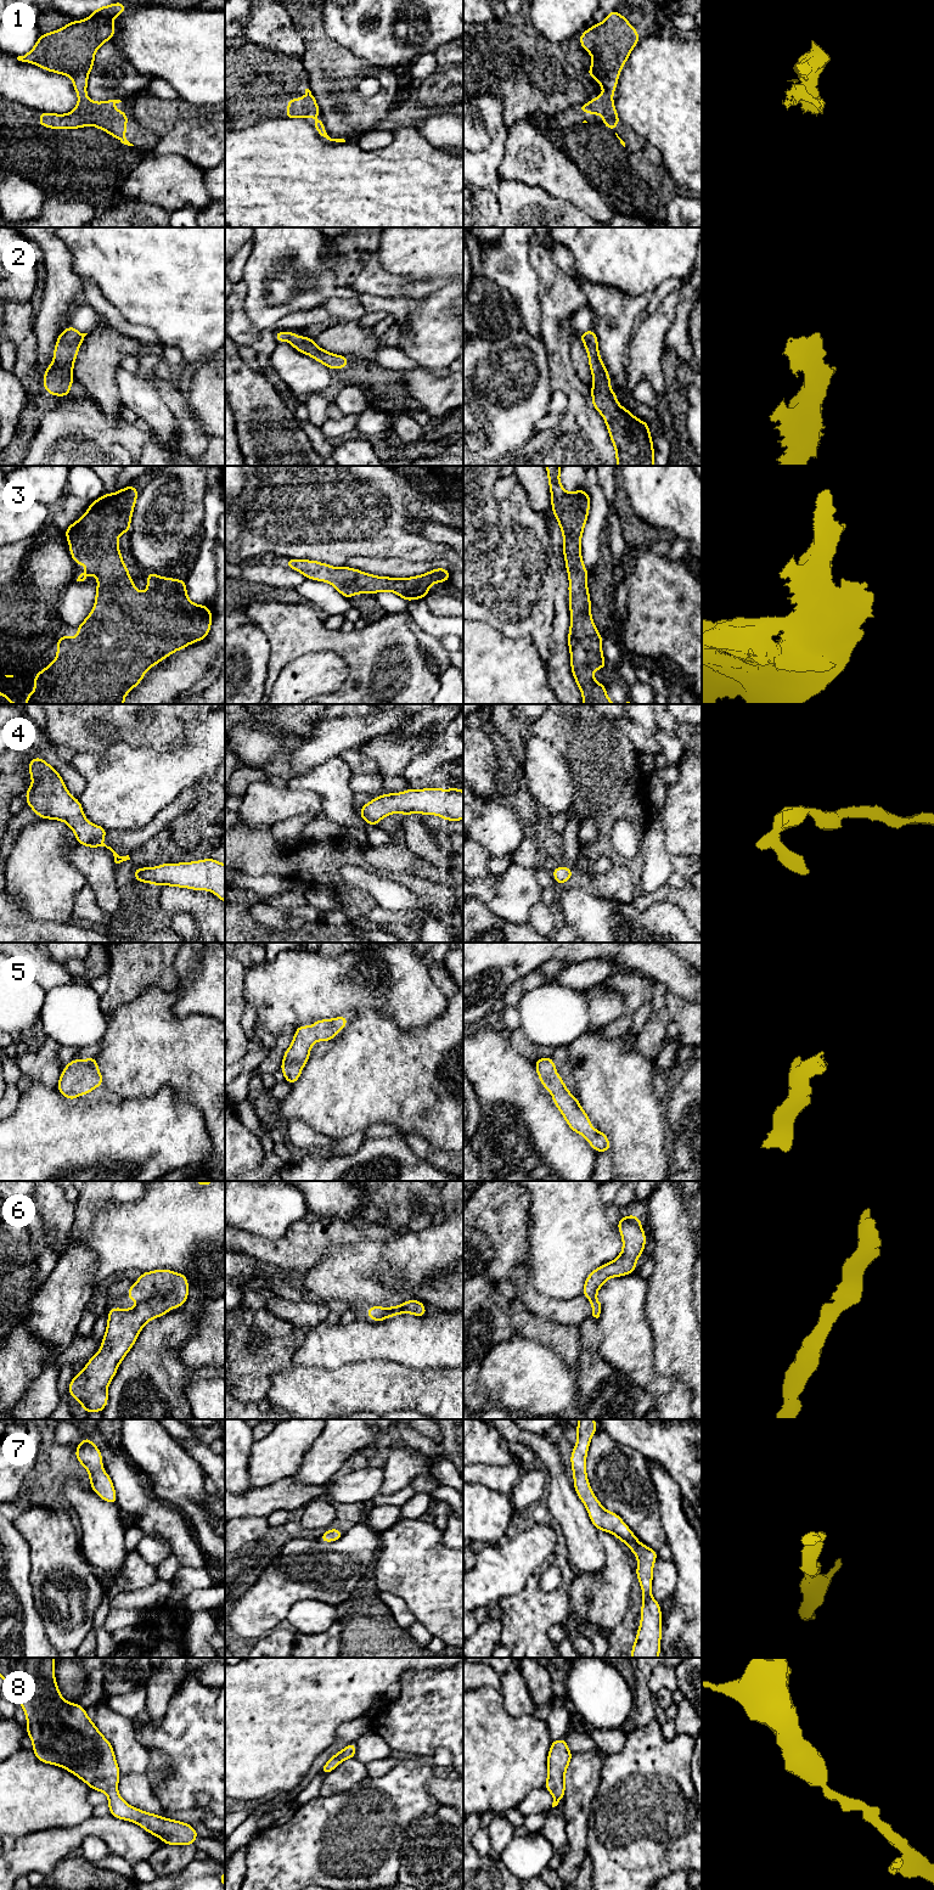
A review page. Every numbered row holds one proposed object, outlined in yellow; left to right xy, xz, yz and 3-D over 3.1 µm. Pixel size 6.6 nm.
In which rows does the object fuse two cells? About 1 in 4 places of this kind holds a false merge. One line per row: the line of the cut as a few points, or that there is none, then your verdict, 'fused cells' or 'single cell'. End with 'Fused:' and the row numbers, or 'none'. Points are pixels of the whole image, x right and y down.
1: cut none; single cell
2: cut none; single cell
3: cut none; single cell
4: cut none; single cell
5: cut none; single cell
6: cut none; single cell
7: cut none; single cell
8: cut none; single cell
Fused: none

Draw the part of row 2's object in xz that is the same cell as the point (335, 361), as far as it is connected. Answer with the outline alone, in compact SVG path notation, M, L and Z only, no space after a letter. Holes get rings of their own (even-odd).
M276 331L275 337L276 343L287 341L296 350L314 358L317 362L326 365L330 370L339 370L349 365L348 356L332 354L321 349L314 343L314 339L308 336L299 337L294 332Z

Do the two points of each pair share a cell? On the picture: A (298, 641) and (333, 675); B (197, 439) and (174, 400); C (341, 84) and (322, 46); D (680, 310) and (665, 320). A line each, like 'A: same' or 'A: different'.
A: different
B: same
C: same
D: different

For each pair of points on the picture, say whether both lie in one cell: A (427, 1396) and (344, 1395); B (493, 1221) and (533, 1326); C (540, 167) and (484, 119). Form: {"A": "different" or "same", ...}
{"A": "same", "B": "different", "C": "different"}

